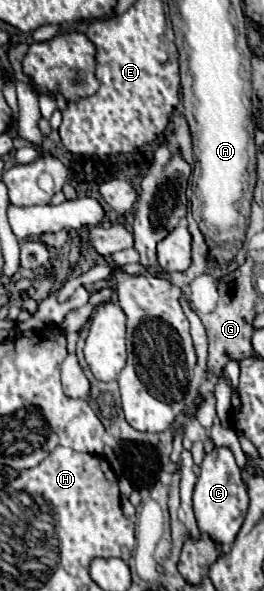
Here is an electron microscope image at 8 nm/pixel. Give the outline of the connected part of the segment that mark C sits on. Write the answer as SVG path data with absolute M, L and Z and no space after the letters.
M226 446L214 448L210 454L204 456L202 472L194 488L194 514L202 536L212 538L220 546L230 546L246 518L246 510L248 510L248 492L232 450Z

